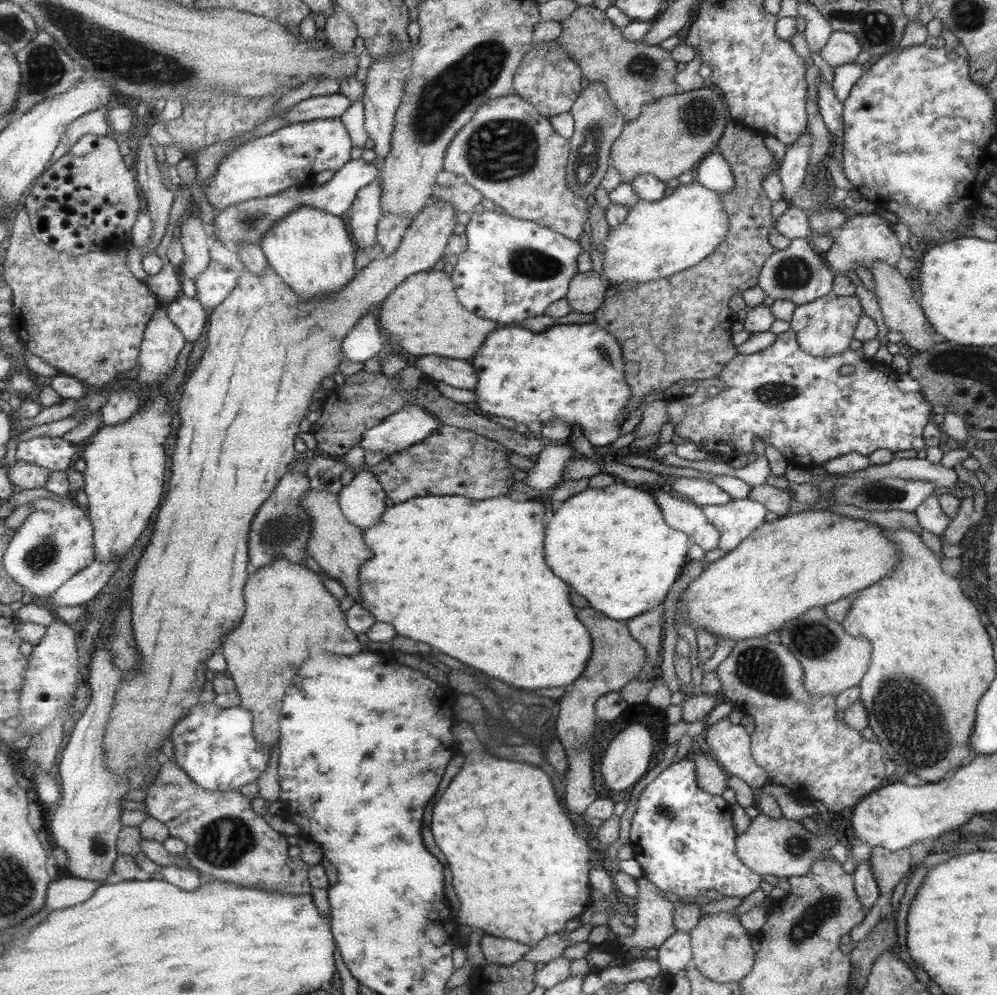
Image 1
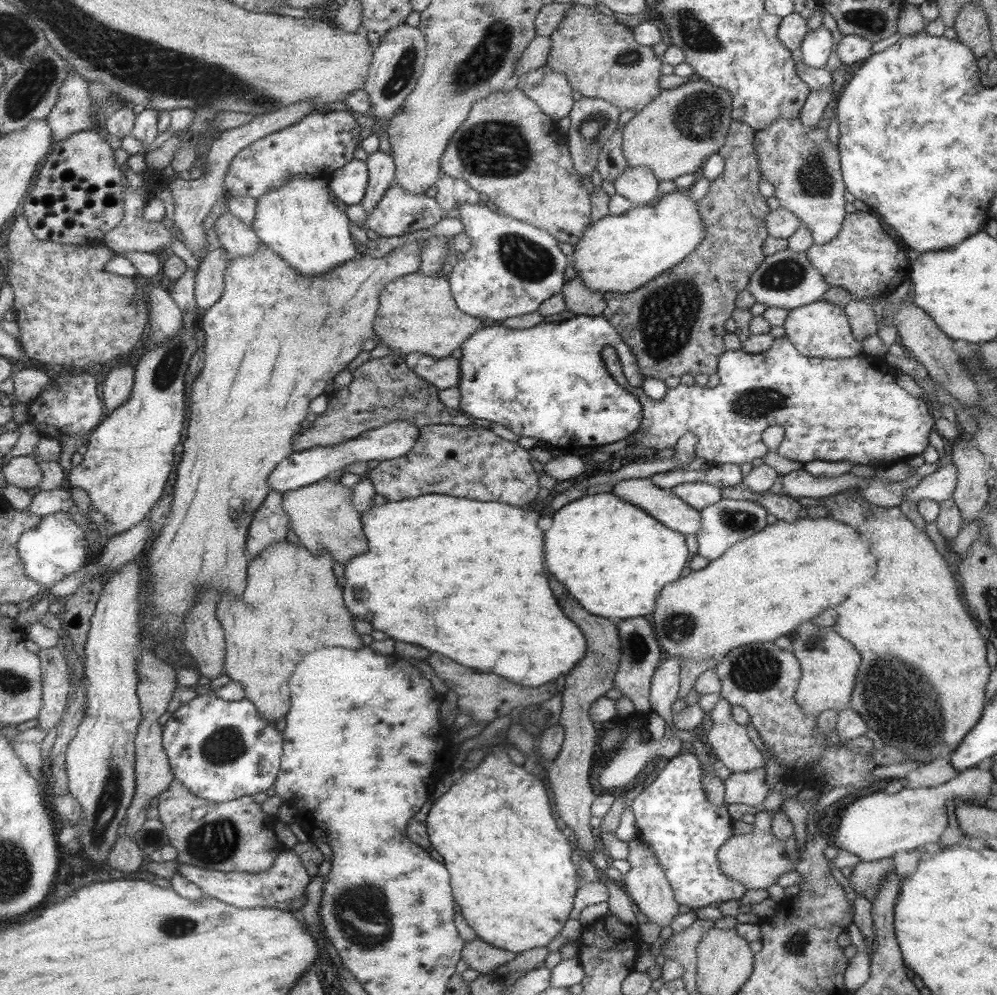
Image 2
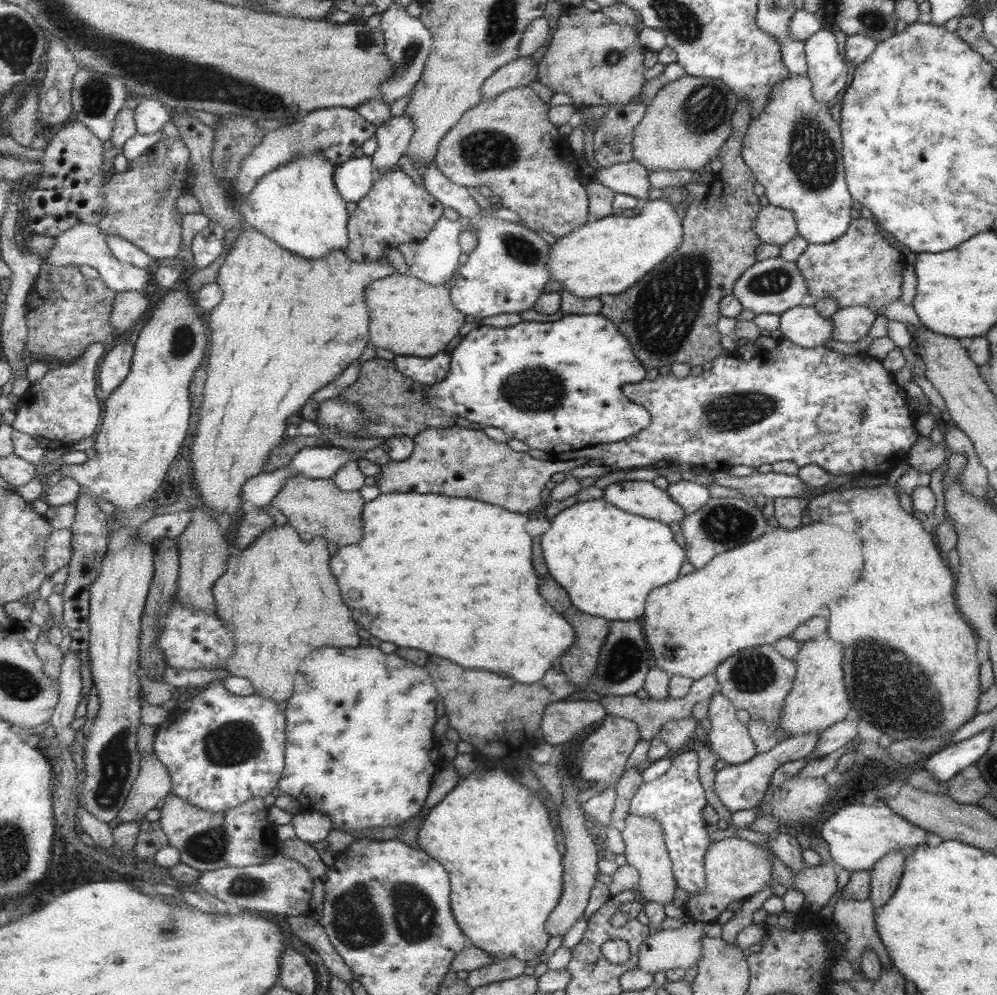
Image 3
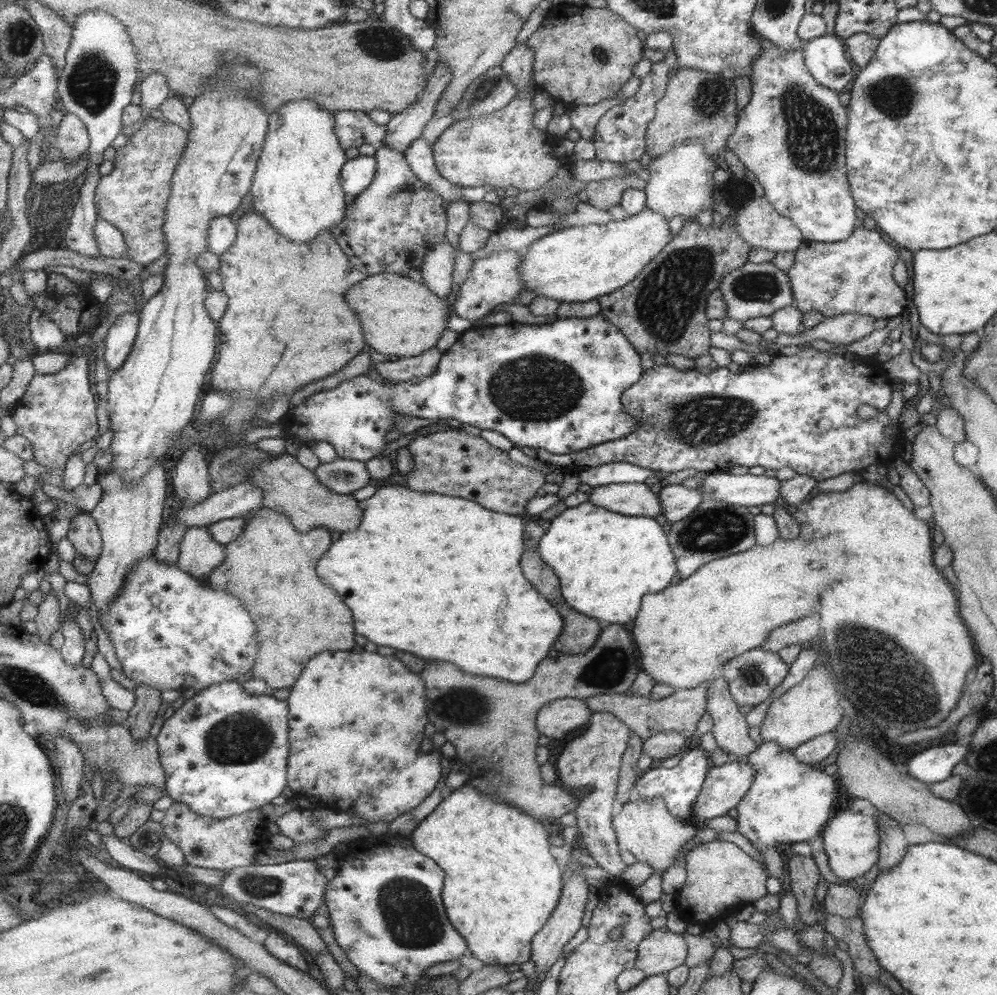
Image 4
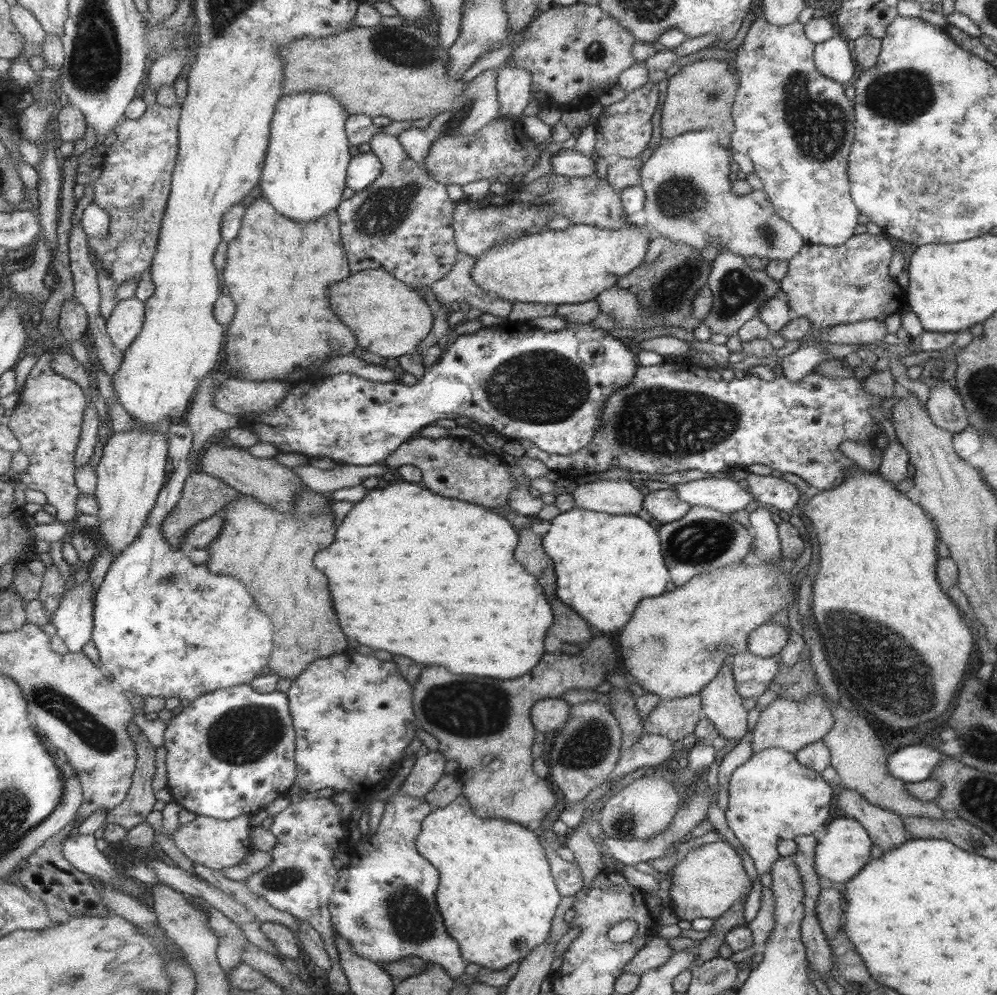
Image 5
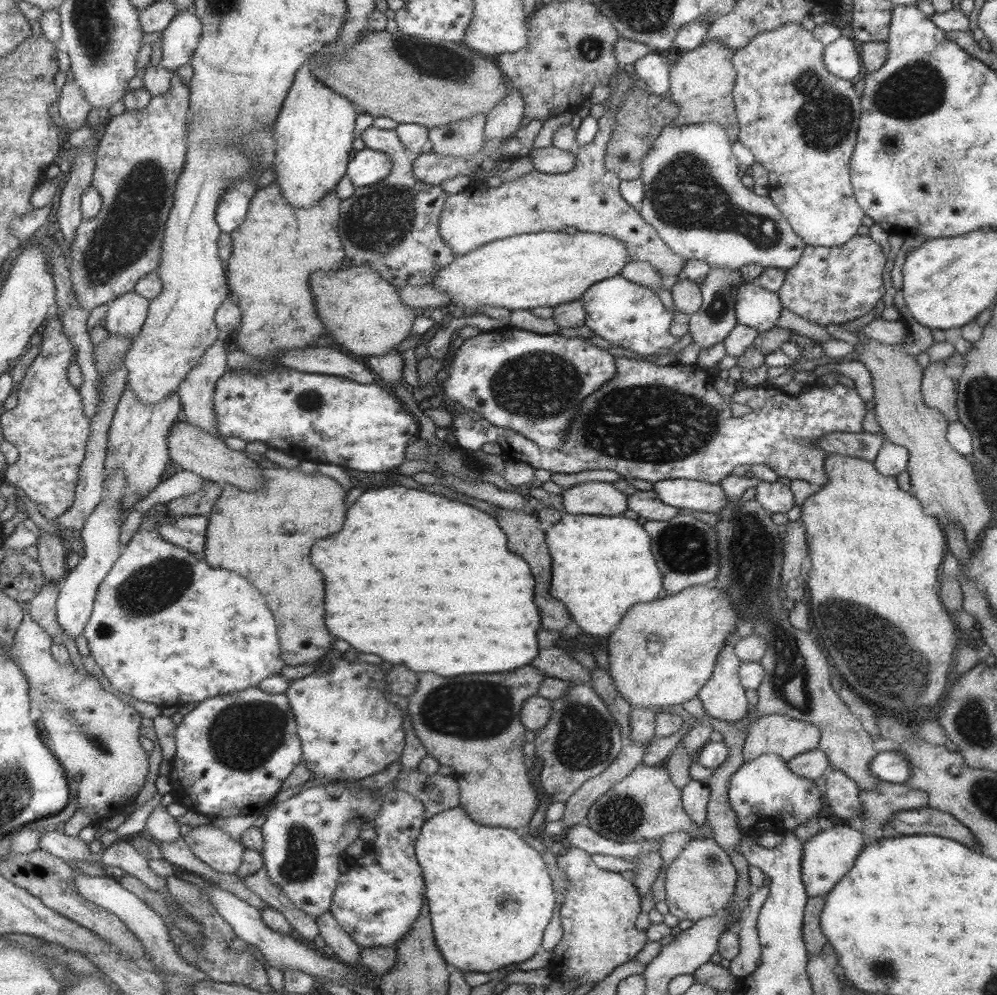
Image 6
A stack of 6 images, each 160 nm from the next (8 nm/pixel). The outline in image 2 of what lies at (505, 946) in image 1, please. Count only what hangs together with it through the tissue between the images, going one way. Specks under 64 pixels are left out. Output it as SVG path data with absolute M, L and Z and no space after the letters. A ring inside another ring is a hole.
M481 939L467 942L461 960L481 975L490 974L496 966L514 960L515 953L495 948Z

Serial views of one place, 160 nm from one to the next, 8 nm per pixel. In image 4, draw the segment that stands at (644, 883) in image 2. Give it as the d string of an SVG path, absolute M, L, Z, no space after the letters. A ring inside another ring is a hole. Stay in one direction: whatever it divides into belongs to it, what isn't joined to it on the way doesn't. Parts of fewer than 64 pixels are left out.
M632 798L625 802L622 810L613 816L612 826L615 829L617 842L623 849L628 850L637 861L650 864L653 870L664 870L664 872L669 868L680 846L693 838L697 832L695 827L682 823L673 816L661 798L649 798L649 800Z

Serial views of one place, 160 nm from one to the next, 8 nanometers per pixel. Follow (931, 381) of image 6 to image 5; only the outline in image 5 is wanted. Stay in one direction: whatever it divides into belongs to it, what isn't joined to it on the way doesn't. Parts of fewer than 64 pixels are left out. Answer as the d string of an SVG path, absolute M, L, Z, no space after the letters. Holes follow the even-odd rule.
M932 378L934 383L928 388L925 405L929 418L952 434L967 428L967 413L954 387L941 378Z

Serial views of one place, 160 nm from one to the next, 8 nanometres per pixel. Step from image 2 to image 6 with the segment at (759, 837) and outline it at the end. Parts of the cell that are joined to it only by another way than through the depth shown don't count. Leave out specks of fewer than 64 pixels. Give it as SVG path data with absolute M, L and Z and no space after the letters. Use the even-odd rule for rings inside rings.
M690 838L665 869L664 902L669 914L679 921L693 922L713 916L731 900L736 888L736 876L731 857L712 838Z

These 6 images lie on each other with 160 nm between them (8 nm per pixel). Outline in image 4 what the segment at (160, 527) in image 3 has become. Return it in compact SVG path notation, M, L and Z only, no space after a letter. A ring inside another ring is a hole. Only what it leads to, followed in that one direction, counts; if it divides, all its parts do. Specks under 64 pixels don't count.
M238 484L235 488L213 493L206 501L177 511L176 519L184 525L203 527L216 522L243 517L243 514L264 507L263 491L254 484Z

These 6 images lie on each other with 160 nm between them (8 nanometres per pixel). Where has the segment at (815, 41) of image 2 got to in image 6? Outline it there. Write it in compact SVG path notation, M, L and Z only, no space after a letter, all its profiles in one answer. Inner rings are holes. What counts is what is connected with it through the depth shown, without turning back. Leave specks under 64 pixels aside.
M843 33L824 47L823 61L829 74L846 81L855 81L855 76L859 74L859 70L862 70L862 64L859 64L859 54L853 42Z

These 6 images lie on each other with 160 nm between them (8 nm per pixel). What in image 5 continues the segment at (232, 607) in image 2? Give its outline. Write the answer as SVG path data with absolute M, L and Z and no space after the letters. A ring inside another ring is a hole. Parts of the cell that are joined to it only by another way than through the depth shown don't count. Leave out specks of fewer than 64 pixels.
M307 487L299 489L294 514L277 511L247 495L230 502L224 511L222 533L207 548L210 552L208 567L213 574L229 574L245 580L261 610L273 618L277 630L277 646L269 661L273 674L292 681L300 677L311 662L339 654L347 642L331 608L327 580L311 564L313 554L329 546L335 534L334 516L322 493ZM263 510L271 510L271 514L261 516Z

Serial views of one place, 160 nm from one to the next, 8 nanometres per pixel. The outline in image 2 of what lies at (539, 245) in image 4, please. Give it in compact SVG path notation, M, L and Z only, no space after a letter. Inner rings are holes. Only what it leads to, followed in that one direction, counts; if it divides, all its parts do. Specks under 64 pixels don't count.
M675 190L671 193L663 193L655 206L650 204L632 206L625 215L609 215L595 221L576 242L575 250L568 258L571 267L575 269L576 276L583 279L584 285L589 290L603 294L605 292L628 293L639 289L641 285L645 285L667 269L684 261L701 244L704 232L705 224L704 220L701 220L697 202L693 202L685 190Z

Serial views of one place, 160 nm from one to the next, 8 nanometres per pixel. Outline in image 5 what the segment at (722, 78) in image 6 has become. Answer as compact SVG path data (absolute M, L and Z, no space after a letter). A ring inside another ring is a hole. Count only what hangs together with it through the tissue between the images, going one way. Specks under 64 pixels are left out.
M714 58L693 61L665 80L666 88L660 115L660 132L662 138L673 138L693 129L717 130L721 146L730 146L730 134L735 128L732 121L732 106L739 81L723 61Z

